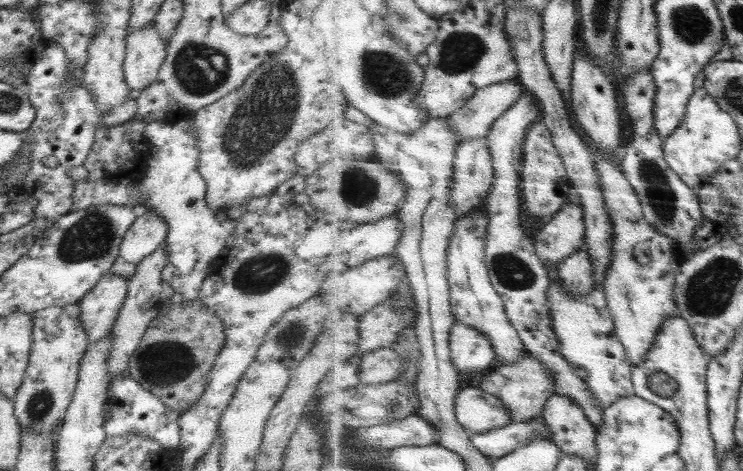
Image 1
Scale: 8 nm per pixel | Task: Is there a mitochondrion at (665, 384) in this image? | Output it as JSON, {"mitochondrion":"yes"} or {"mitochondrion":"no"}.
{"mitochondrion":"yes"}

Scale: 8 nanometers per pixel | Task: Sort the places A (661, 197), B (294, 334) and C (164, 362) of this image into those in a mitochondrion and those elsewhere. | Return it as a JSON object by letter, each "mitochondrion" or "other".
{"A":"mitochondrion","B":"mitochondrion","C":"mitochondrion"}

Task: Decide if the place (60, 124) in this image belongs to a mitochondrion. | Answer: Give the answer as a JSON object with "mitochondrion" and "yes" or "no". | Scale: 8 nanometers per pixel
{"mitochondrion":"no"}

